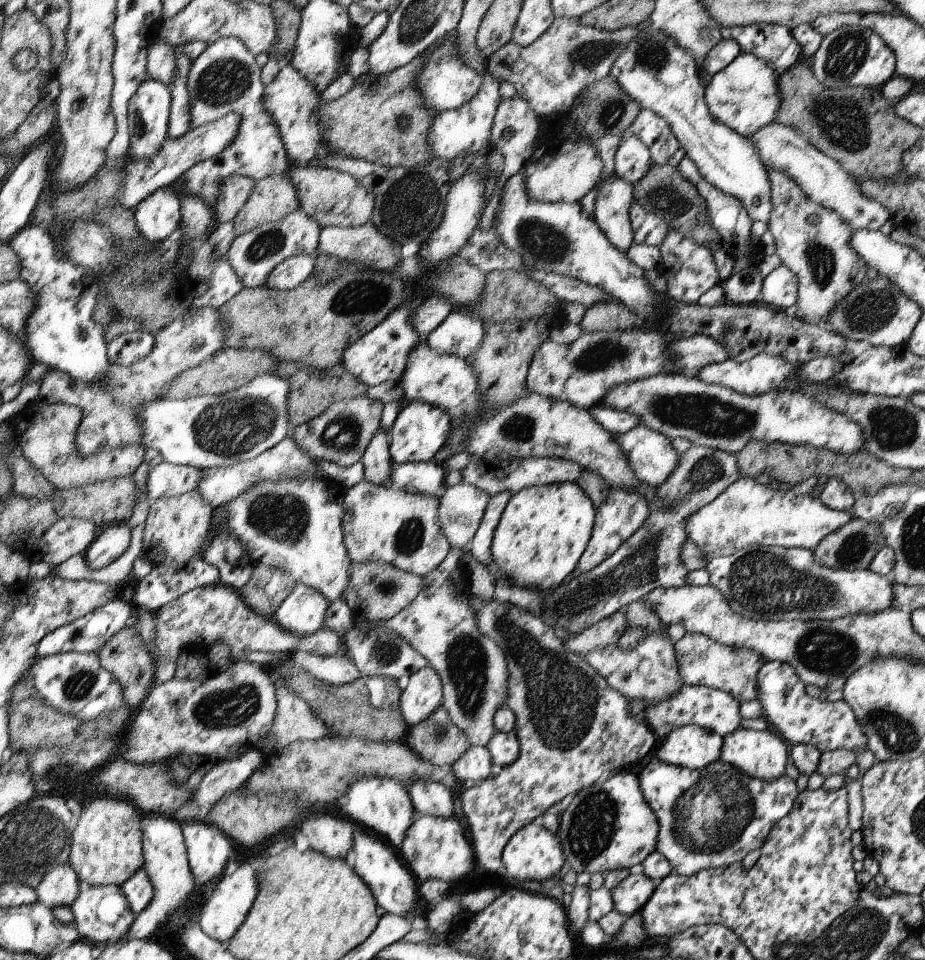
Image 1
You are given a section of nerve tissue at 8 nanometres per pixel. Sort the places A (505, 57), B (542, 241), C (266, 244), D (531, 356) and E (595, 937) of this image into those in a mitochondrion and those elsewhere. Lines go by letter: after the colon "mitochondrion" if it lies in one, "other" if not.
A: other
B: mitochondrion
C: mitochondrion
D: other
E: other

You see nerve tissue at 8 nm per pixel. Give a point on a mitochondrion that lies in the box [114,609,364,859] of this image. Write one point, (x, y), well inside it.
(234, 706)

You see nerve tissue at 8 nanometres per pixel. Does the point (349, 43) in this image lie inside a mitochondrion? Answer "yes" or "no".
no

